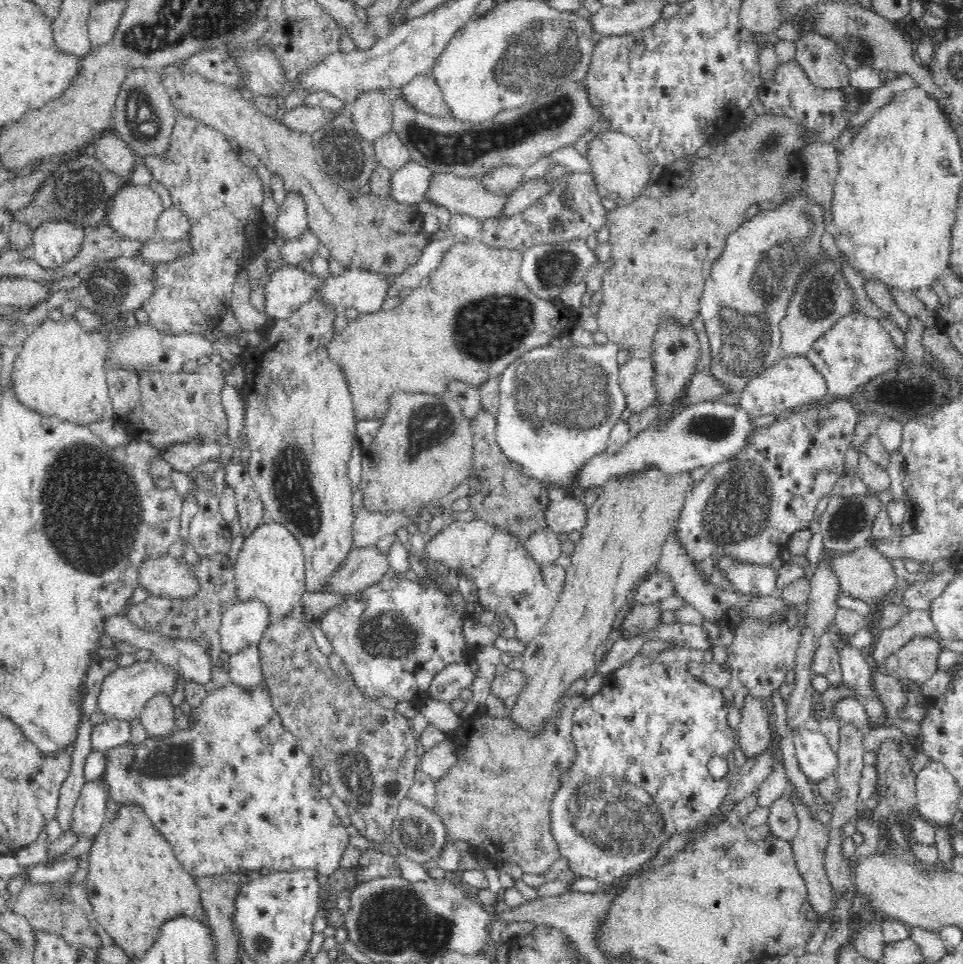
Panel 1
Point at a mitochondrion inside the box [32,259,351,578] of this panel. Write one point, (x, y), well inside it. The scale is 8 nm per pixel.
(91, 508)

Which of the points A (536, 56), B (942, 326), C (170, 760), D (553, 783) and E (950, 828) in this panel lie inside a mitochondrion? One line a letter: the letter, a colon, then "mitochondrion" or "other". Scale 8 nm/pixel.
A: mitochondrion
B: other
C: mitochondrion
D: mitochondrion
E: other

